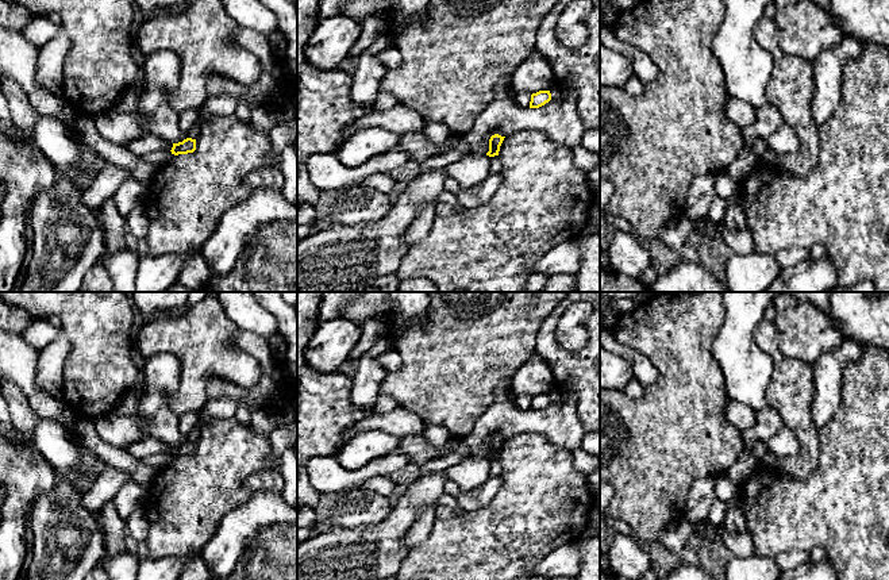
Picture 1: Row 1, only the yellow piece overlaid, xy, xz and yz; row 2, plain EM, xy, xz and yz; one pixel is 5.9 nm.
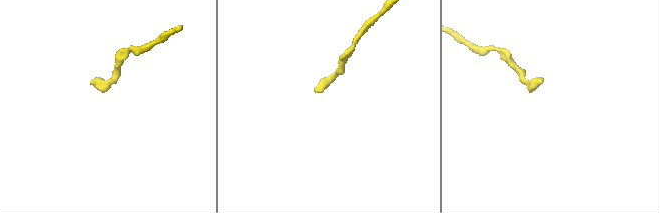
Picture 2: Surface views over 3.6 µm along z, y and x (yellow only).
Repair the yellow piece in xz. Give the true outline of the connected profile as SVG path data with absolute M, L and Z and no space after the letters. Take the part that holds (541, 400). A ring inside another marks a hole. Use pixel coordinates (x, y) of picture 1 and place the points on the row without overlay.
M539 393L531 397L530 411L539 411L551 403L550 393Z

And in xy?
M146 437L134 443L130 443L127 446L127 452L139 460L143 460L153 454L162 454L162 453L163 454L170 453L172 457L178 458L178 457L193 456L196 453L196 442L186 441L182 445L170 446L157 438Z

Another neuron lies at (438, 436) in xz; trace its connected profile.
M428 426L424 434L427 441L434 446L446 446L451 439L449 430L443 426Z

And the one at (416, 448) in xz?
M424 431L401 438L399 452L408 457L409 464L419 468L424 466L430 460L443 453L443 446L431 445Z

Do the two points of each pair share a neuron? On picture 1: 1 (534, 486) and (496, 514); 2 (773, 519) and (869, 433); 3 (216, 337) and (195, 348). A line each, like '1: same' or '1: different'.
1: same
2: same
3: same

